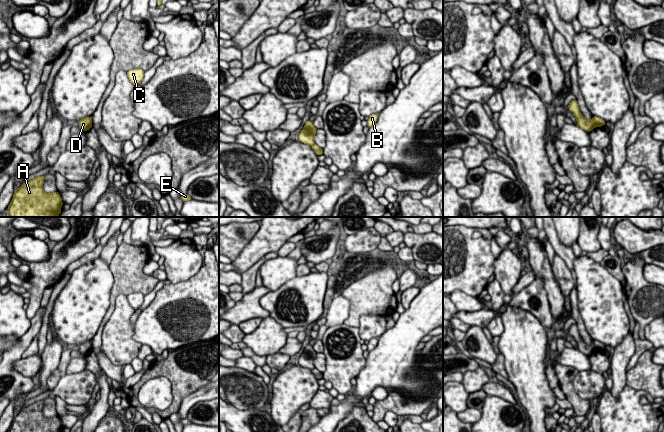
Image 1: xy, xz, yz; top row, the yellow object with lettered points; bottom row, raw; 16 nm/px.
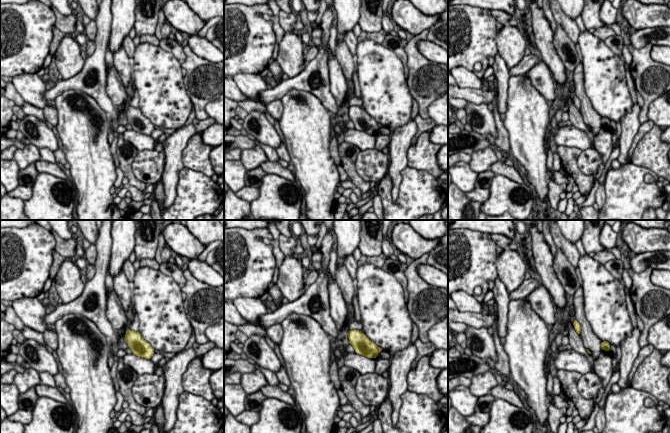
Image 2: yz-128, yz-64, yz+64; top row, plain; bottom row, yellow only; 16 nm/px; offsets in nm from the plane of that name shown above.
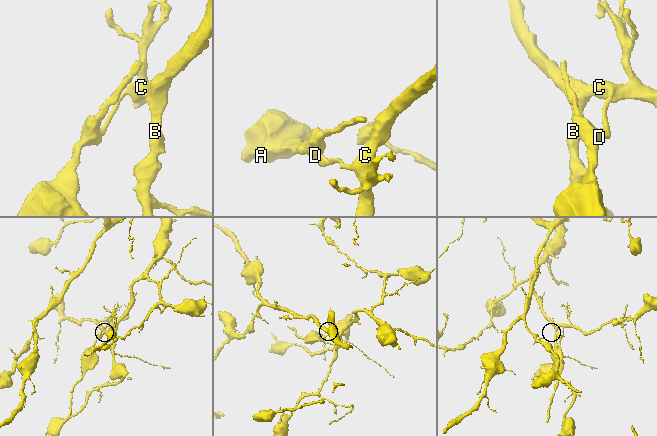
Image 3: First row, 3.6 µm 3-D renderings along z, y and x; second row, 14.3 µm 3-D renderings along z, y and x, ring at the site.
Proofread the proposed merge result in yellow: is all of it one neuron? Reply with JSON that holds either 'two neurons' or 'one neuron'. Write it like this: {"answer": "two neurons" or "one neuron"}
{"answer": "two neurons"}

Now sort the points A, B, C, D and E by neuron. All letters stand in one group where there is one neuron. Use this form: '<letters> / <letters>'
A D / B C E

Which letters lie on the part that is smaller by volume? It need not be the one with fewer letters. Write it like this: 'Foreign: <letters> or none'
Foreign: A, D

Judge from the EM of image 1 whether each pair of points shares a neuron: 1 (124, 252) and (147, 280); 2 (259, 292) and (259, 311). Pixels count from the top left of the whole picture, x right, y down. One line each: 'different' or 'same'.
1: same
2: same

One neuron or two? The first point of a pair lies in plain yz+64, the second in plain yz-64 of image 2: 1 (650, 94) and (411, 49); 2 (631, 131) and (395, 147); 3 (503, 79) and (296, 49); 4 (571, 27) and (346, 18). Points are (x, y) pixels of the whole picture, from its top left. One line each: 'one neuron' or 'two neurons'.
1: one neuron
2: one neuron
3: two neurons
4: two neurons

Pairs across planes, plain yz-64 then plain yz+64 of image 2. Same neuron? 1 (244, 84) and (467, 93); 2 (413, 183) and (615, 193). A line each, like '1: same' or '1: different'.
1: different
2: same

